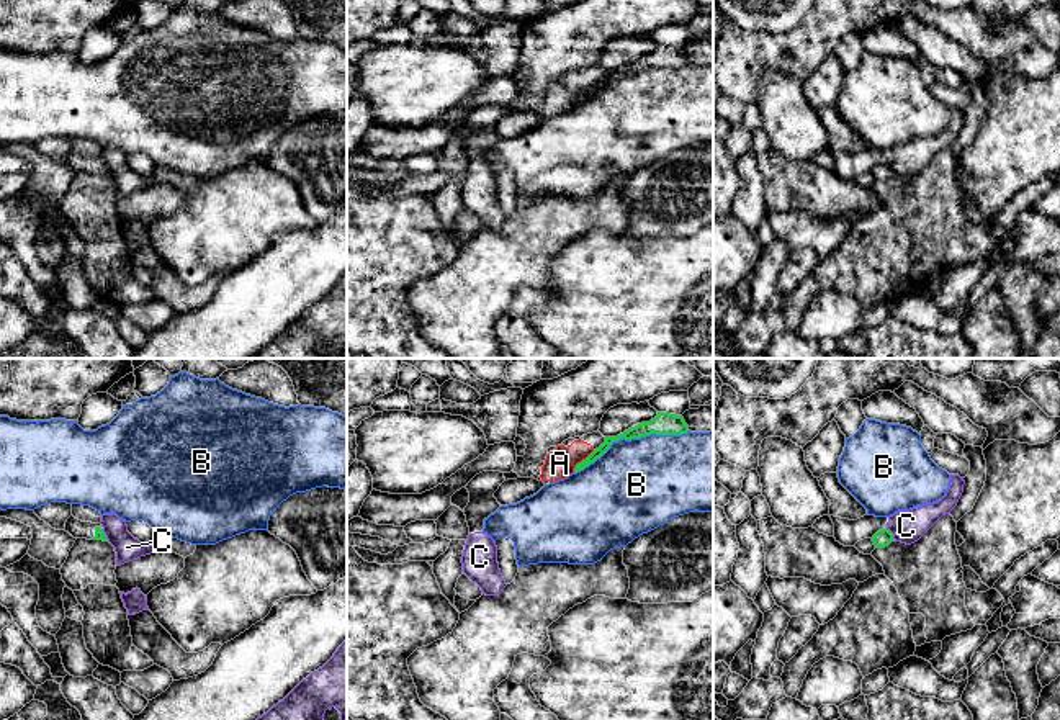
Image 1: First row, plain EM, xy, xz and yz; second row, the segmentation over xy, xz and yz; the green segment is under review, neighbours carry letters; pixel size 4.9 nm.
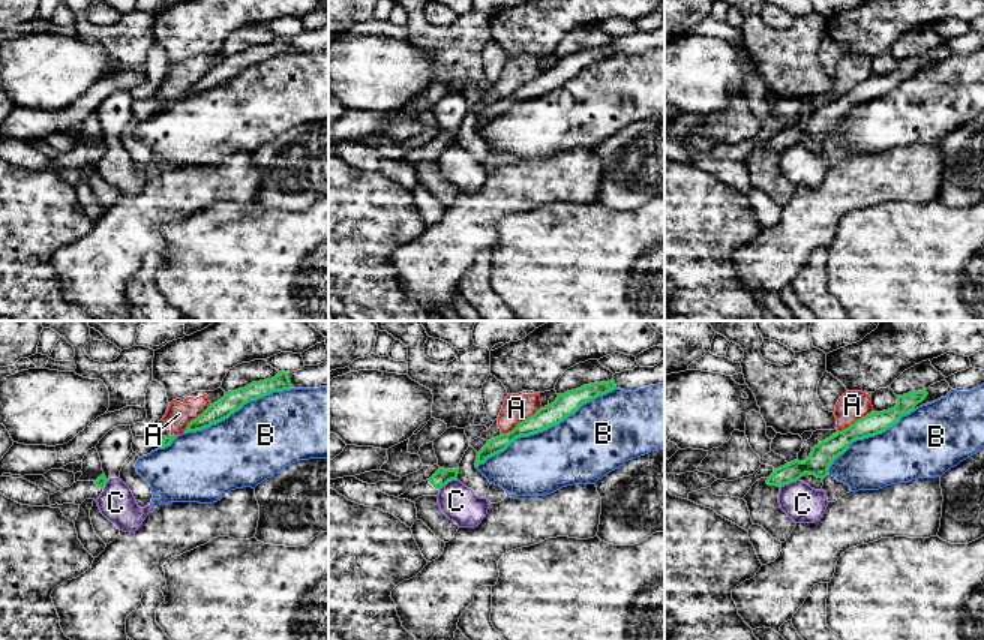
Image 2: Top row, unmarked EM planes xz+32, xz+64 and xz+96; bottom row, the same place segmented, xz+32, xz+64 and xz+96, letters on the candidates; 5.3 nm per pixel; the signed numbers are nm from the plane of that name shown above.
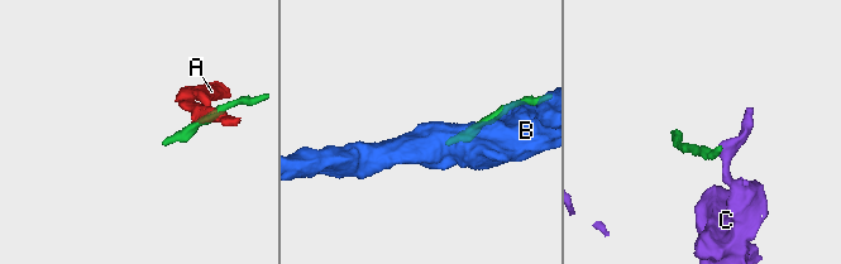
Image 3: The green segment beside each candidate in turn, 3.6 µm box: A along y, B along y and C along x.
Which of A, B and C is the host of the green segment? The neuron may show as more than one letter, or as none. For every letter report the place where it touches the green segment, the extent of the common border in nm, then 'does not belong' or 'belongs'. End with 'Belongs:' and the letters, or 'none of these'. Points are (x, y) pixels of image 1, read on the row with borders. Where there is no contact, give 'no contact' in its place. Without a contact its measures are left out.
A: xz (583, 460) | 160 nm | does not belong
B: xz (632, 437) | 600 nm | does not belong
C: yz (892, 534) | 80 nm | does not belong
Belongs: none of these

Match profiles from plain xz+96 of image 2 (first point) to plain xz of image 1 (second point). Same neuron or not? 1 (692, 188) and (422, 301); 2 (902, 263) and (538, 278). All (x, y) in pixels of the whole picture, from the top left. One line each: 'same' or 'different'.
1: different
2: different

